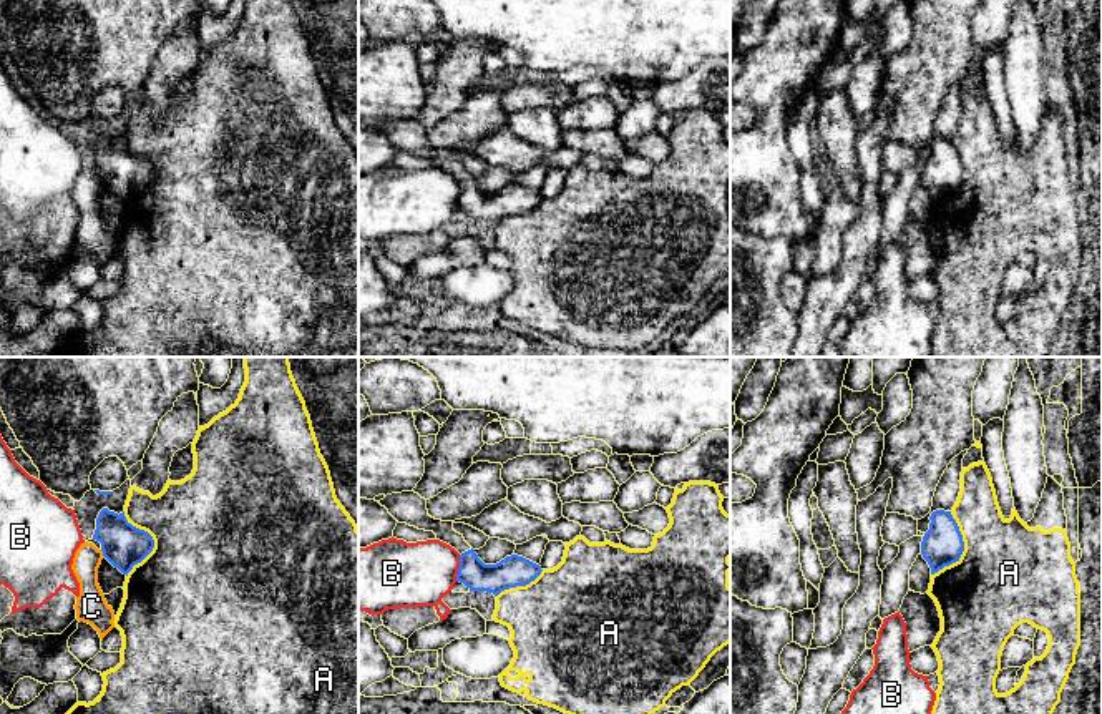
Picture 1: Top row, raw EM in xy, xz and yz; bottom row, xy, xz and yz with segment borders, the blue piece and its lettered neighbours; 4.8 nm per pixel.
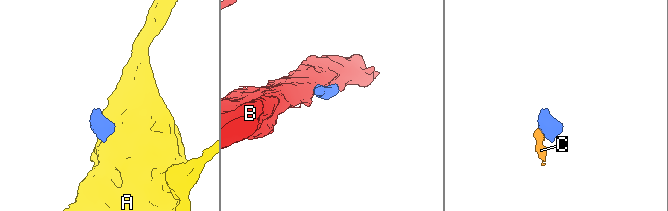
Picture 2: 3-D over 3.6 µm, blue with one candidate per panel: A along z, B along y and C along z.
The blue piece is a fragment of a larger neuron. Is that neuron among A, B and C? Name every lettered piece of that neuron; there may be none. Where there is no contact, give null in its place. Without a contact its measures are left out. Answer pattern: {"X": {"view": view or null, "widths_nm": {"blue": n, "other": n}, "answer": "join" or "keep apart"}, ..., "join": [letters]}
{"A": {"view": "xy", "widths_nm": {"blue": 220, "other": 500}, "answer": "keep apart"}, "B": {"view": "xz", "widths_nm": {"blue": 150, "other": 320}, "answer": "keep apart"}, "C": {"view": "xy", "widths_nm": {"blue": 220, "other": 140}, "answer": "keep apart"}, "join": []}

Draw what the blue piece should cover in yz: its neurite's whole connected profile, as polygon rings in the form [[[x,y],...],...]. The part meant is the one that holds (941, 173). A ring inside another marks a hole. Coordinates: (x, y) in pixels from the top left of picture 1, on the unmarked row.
[[[936,138],[929,148],[929,158],[921,169],[921,183],[931,196],[931,203],[934,203],[944,194],[959,189],[964,169],[951,139]]]

